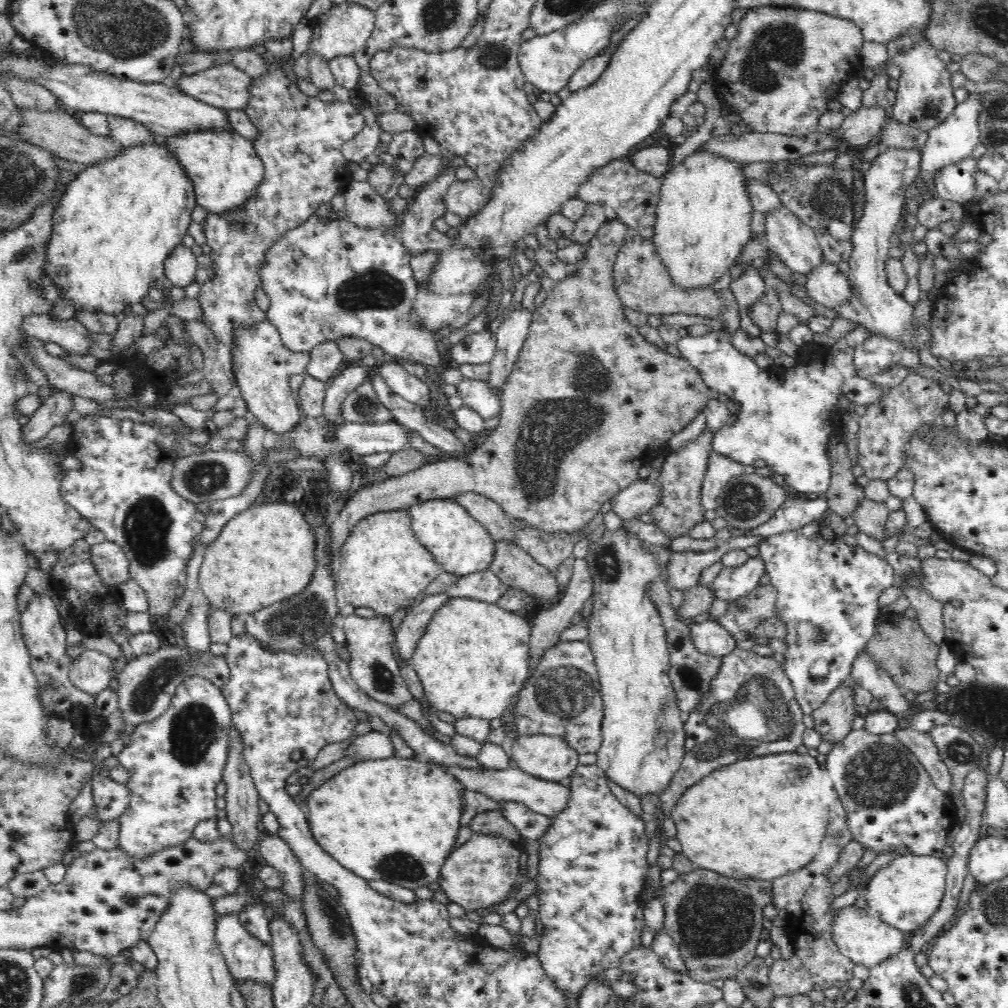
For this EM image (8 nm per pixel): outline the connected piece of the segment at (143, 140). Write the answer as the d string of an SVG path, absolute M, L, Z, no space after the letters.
M107 115L109 122L109 137L118 141L124 148L137 147L156 143L160 139L142 123L137 123L131 118L122 118L118 115Z

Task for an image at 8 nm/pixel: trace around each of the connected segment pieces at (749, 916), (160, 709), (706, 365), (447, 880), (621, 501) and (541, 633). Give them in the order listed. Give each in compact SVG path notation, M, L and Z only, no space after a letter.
M695 869L663 886L664 927L684 960L686 973L698 982L732 979L756 955L762 934L762 908L772 900L770 881L730 878Z
M173 640L170 645L161 646L152 654L135 656L117 674L119 682L117 701L120 717L124 724L134 726L152 722L168 710L176 689L186 679L193 676L202 677L221 690L230 680L230 675L225 655L213 655L209 650L208 652L190 652L183 642Z
M857 325L843 340L830 348L814 347L816 354L811 359L804 356L802 348L800 365L792 369L768 368L760 370L753 358L744 356L731 344L731 338L723 331L713 331L706 336L684 336L678 340L676 351L678 356L687 360L701 375L703 382L715 394L722 394L740 403L737 420L722 427L712 436L713 450L746 466L753 466L758 459L766 461L766 465L774 473L784 478L790 492L805 492L818 495L828 490L831 480L831 463L828 456L828 438L838 433L839 415L837 405L840 396L845 396L858 410L867 408L882 400L886 394L875 384L857 376L853 364L854 350L858 344L869 338L869 331Z
M500 834L473 835L468 842L454 850L442 864L438 883L450 902L456 902L470 911L484 911L487 906L496 906L510 892L519 875L523 852L519 843L503 838Z
M645 477L634 482L629 488L615 494L610 500L612 512L623 520L637 518L638 514L648 513L648 510L658 504L660 493L658 493L657 482L645 482Z
M577 558L573 564L573 575L568 586L564 589L549 611L540 612L533 620L531 627L531 637L529 642L529 669L532 671L536 668L538 658L542 658L542 654L560 641L561 634L572 624L572 620L576 613L583 610L584 602L588 598L592 598L594 592L594 579L591 577L588 561L585 558Z

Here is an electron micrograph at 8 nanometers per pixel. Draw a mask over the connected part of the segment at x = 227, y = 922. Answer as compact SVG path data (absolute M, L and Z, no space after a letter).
M221 916L216 923L216 941L225 957L234 984L250 981L273 988L275 981L274 944L258 941L239 921L238 916Z

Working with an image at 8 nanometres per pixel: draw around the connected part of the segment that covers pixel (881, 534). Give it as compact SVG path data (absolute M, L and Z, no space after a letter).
M862 499L853 514L855 525L862 532L876 541L883 543L889 534L886 530L886 521L891 510L886 503L874 502L870 499Z

